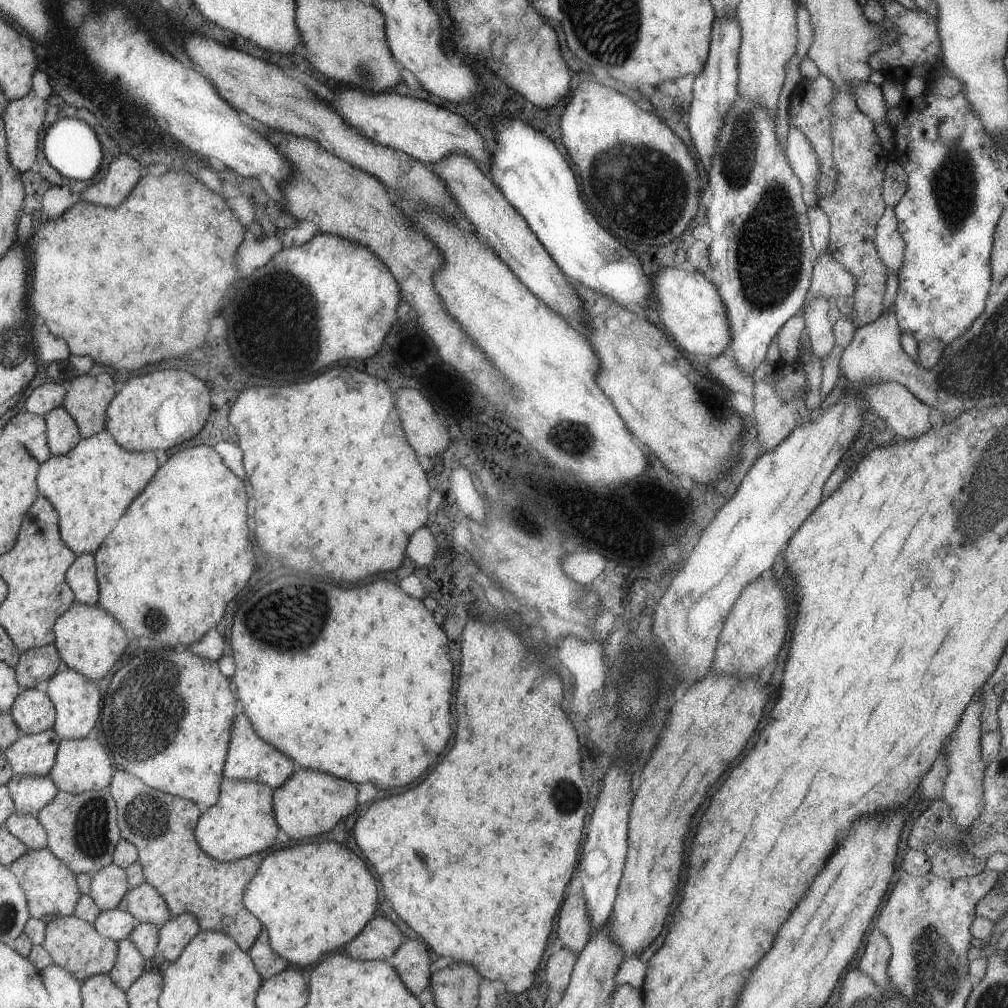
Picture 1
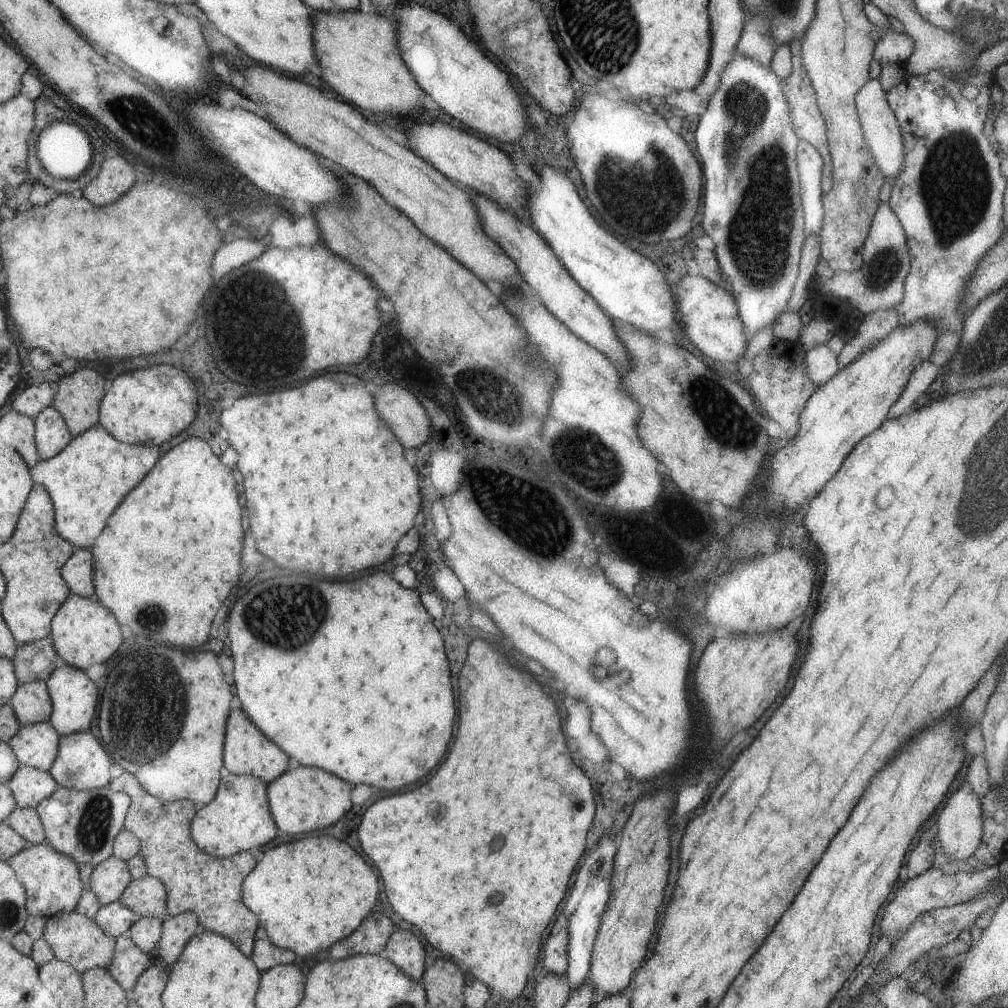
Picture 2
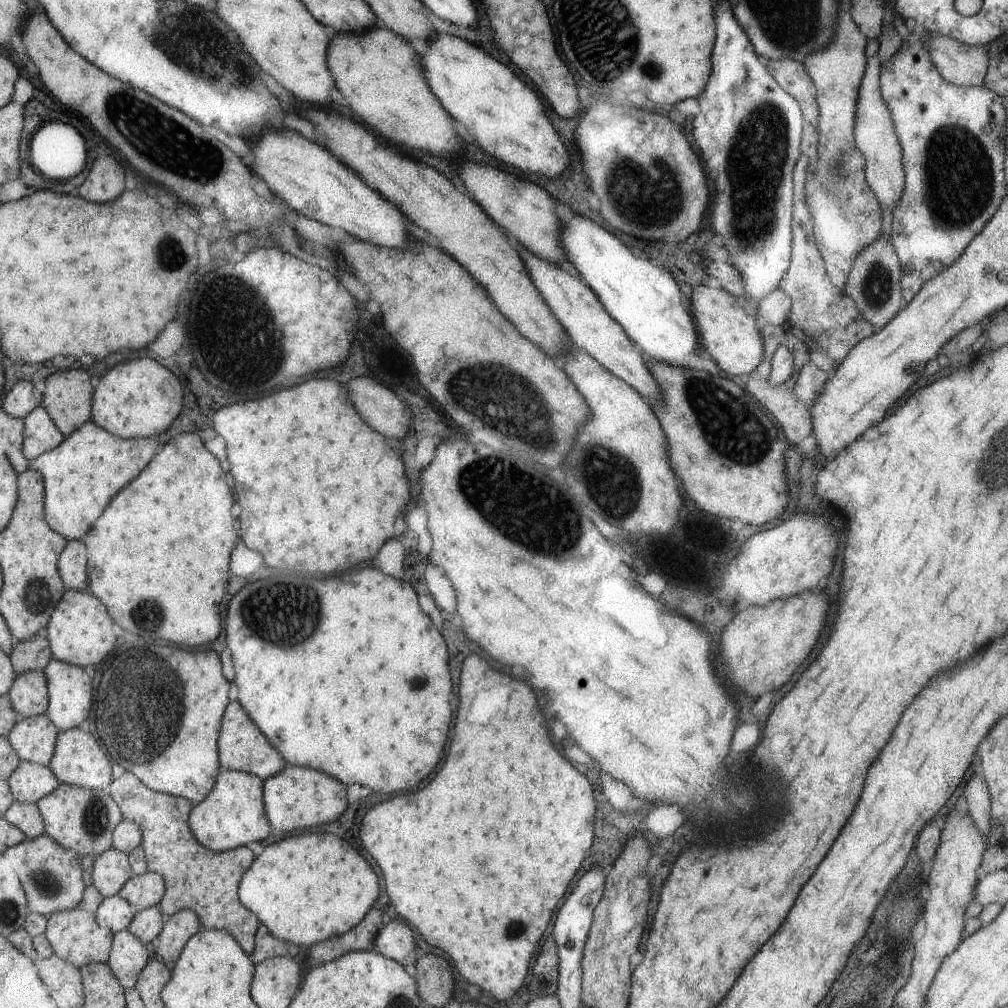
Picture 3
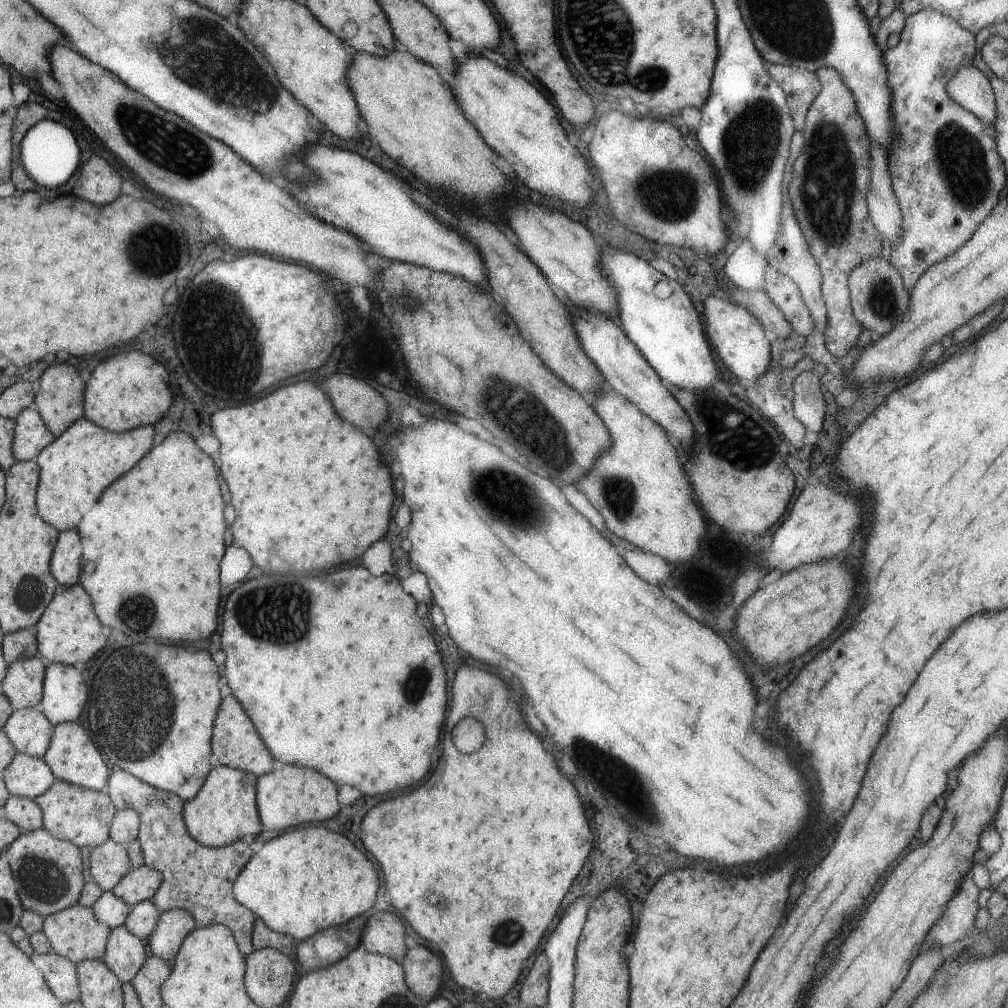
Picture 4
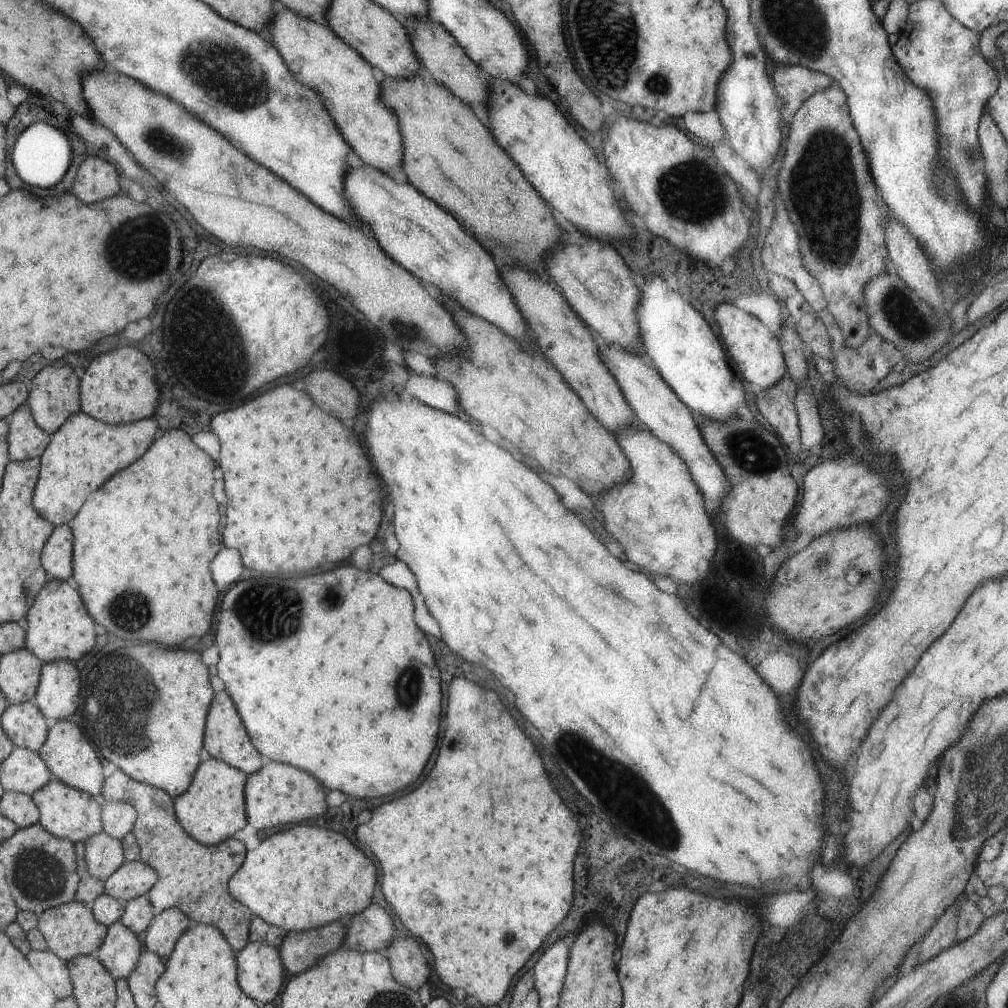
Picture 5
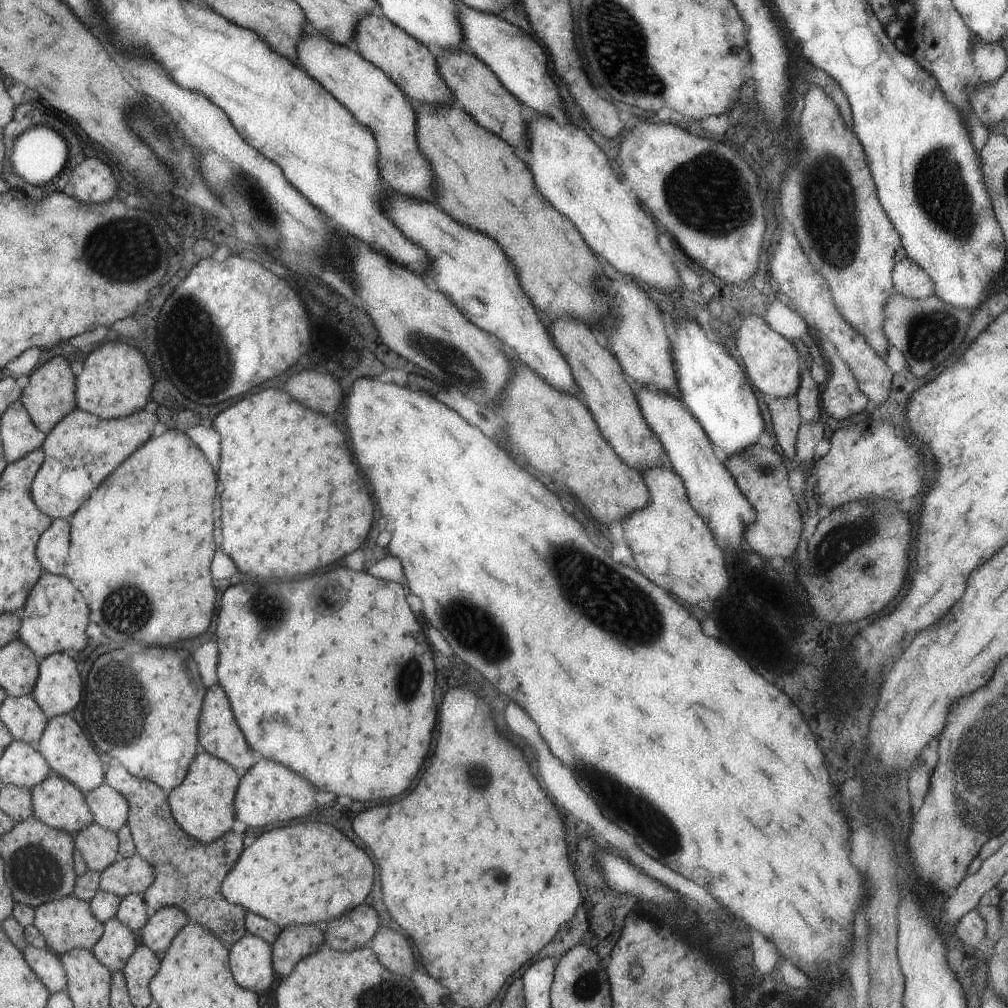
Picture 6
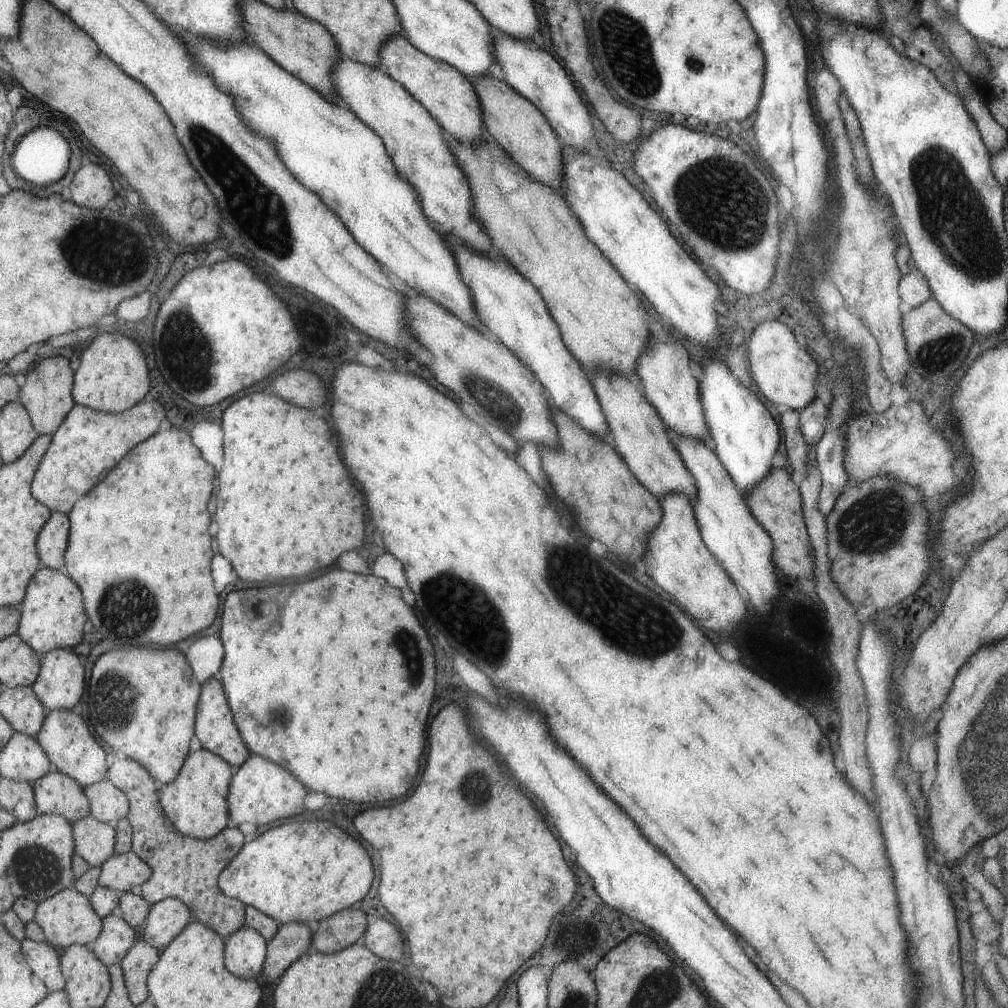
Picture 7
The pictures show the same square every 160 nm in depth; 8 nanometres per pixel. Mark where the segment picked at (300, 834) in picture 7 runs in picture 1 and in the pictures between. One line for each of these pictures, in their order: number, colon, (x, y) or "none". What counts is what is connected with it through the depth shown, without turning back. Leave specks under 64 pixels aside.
1: (311, 899)
2: (307, 894)
3: (292, 884)
4: (309, 879)
5: (293, 879)
6: (287, 875)

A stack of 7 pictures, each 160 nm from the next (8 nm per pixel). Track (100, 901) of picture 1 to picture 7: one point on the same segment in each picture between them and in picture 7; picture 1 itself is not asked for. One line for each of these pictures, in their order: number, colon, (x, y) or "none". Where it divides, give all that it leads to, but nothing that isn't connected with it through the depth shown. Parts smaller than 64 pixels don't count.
2: (108, 879)
3: (110, 870)
4: (109, 863)
5: (103, 854)
6: (99, 847)
7: (94, 841)

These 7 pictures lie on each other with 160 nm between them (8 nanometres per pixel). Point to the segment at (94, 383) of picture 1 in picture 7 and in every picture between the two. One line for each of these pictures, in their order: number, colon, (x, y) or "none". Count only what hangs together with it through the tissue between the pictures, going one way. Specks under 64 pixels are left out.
2: (78, 396)
3: (67, 397)
4: (59, 400)
5: (55, 396)
6: (49, 395)
7: (46, 394)

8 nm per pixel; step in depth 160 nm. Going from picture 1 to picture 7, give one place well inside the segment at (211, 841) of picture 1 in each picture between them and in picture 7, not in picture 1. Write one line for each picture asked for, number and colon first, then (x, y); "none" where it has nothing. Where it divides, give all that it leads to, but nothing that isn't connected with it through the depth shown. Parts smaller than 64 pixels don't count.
2: (238, 817)
3: (233, 814)
4: (224, 810)
5: (212, 808)
6: (202, 805)
7: (195, 802)

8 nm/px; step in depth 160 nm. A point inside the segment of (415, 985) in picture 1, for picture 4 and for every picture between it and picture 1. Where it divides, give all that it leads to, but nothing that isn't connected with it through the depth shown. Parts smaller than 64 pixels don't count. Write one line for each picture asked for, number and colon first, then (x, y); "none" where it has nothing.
2: (403, 949)
3: (394, 940)
4: (383, 934)

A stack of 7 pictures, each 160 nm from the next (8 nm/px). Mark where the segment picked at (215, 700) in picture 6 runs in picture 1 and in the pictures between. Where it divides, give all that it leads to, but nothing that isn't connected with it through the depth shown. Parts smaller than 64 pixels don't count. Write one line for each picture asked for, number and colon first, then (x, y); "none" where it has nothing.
1: (248, 758)
2: (245, 751)
3: (241, 746)
4: (235, 743)
5: (224, 738)

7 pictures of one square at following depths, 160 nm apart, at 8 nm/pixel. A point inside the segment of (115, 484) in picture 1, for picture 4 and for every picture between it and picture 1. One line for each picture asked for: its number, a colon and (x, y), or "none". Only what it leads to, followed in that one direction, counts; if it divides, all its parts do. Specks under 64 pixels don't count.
2: (85, 481)
3: (87, 468)
4: (74, 468)

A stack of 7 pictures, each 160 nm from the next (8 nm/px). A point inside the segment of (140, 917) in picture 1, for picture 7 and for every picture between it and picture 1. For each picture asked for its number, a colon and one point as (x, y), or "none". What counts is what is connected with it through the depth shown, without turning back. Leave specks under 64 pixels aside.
2: (146, 896)
3: (142, 891)
4: (140, 884)
5: (134, 878)
6: (122, 877)
7: (125, 872)

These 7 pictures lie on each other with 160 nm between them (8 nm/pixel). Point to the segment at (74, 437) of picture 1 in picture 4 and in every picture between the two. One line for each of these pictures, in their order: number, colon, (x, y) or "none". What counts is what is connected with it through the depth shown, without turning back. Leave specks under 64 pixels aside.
2: (51, 434)
3: (40, 434)
4: (30, 434)

